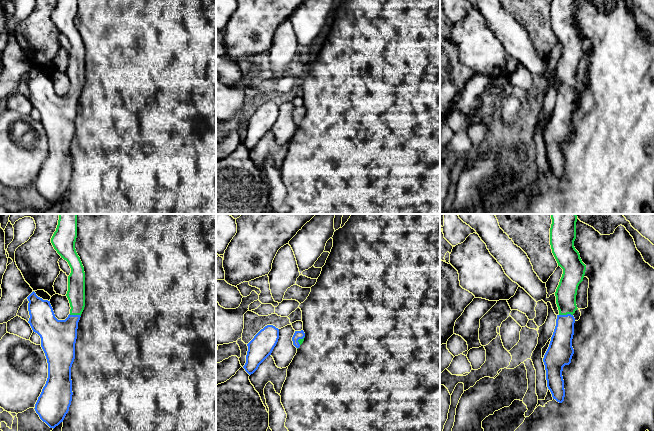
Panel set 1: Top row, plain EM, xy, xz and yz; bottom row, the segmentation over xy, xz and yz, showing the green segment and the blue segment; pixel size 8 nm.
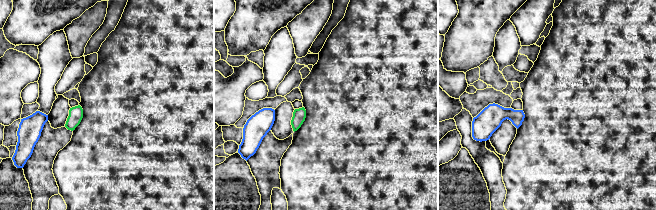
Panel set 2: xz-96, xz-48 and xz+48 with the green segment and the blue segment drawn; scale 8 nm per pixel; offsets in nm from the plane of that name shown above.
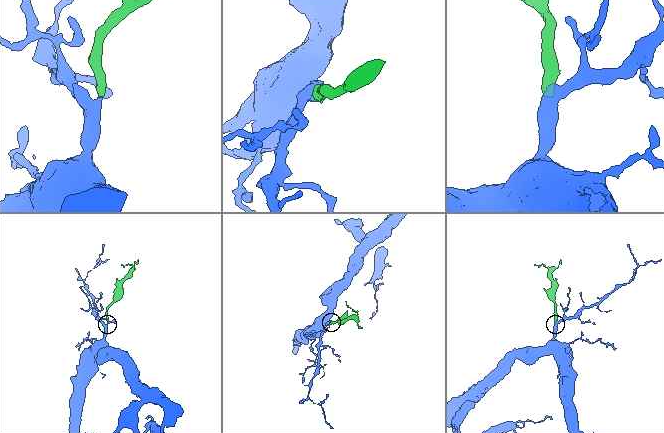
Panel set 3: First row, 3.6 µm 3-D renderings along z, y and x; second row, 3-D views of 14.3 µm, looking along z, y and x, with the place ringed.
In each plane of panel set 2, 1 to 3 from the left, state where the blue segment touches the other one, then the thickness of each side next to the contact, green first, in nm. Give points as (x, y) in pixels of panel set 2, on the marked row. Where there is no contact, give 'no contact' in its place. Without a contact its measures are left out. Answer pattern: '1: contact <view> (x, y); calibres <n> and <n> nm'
1: no contact
2: no contact
3: no contact

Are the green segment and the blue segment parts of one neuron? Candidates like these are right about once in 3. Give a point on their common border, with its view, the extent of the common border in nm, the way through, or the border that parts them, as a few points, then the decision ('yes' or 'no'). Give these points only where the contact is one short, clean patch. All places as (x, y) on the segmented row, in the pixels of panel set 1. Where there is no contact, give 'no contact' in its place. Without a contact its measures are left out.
meets green in yz at (565, 314); contact 110 nm long; yes

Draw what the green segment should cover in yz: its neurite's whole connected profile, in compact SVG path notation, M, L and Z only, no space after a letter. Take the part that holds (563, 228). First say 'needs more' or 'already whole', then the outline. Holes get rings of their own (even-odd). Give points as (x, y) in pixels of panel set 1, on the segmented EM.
needs more | M551 214L552 224L550 228L550 245L552 253L563 269L563 274L556 289L556 304L559 314L556 319L556 326L551 337L549 347L544 355L543 362L546 370L547 387L553 399L562 403L565 397L564 380L562 376L563 367L571 363L574 349L572 339L574 335L575 318L573 314L578 309L576 295L579 284L583 281L586 265L582 262L579 252L574 247L576 239L576 214Z

